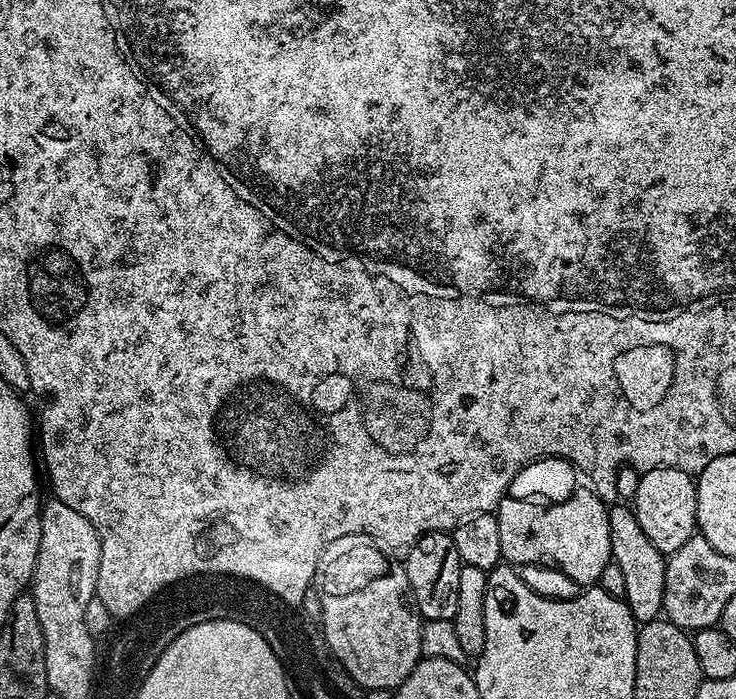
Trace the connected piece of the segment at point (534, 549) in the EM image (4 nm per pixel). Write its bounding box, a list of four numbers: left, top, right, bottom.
[494,487,613,586]

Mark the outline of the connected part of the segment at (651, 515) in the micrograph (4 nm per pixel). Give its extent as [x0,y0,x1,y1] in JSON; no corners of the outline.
[634,468,697,554]

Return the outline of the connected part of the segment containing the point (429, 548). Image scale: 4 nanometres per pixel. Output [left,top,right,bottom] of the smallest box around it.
[403,532,461,621]

